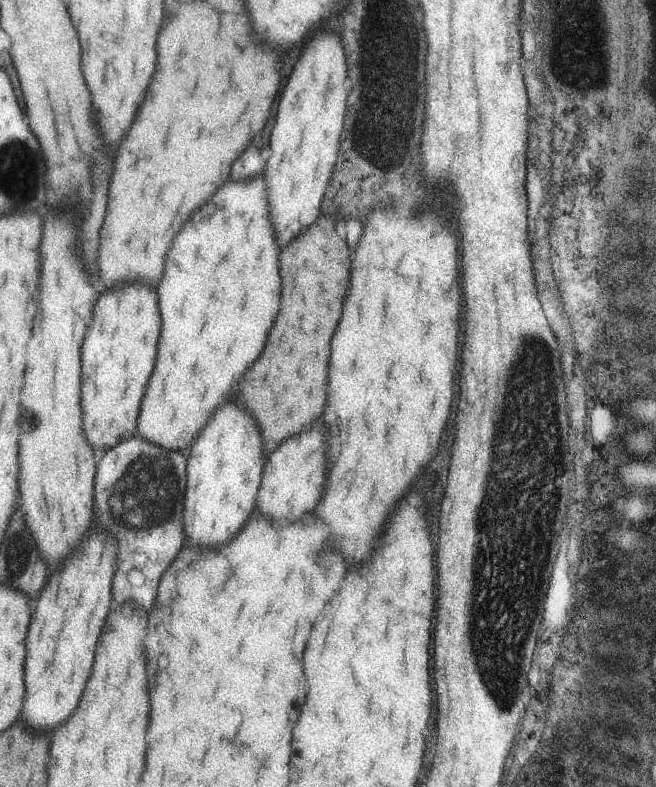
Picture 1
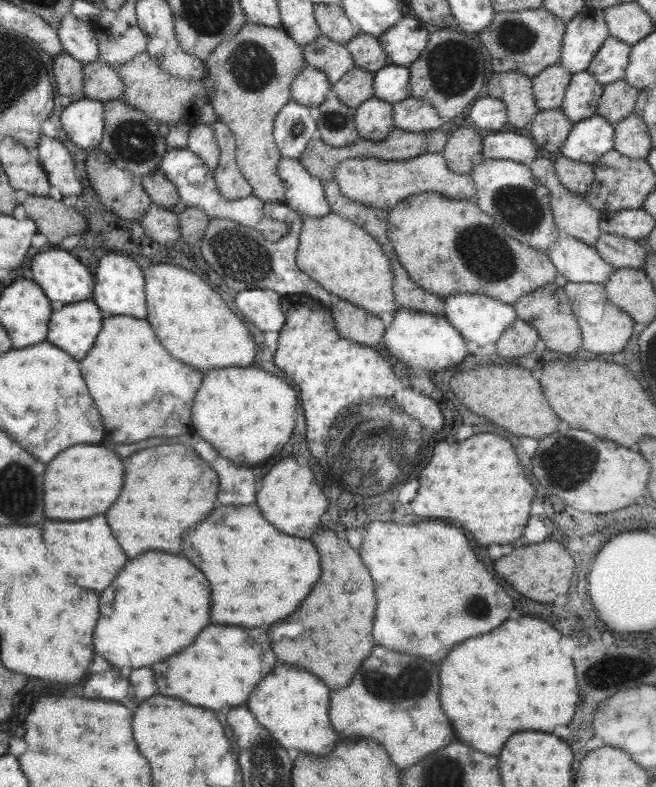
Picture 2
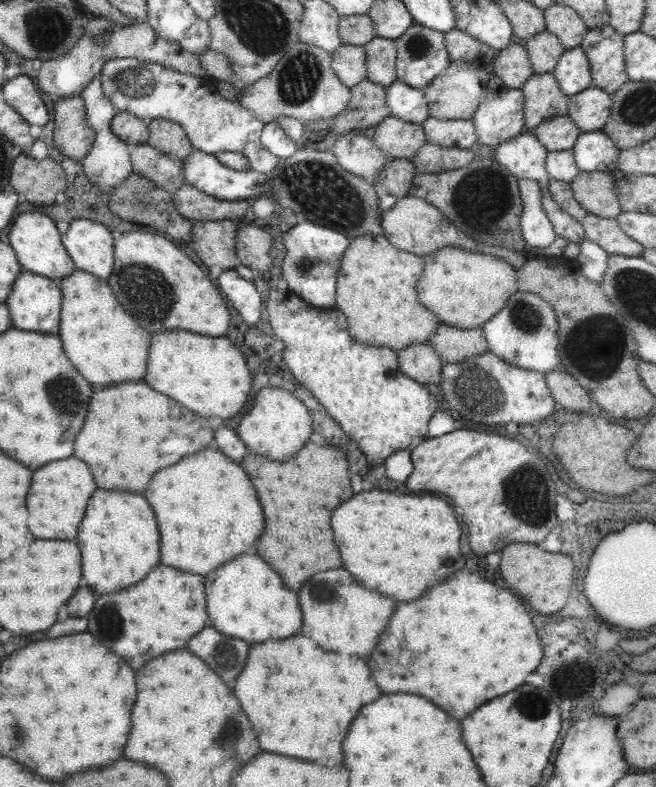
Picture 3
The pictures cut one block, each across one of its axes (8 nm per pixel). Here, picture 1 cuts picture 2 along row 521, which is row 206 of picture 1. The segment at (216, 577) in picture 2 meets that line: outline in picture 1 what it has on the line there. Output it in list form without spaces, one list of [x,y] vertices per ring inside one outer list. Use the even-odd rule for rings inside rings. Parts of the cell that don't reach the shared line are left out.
[[[261,170],[261,174],[247,178],[245,184],[243,182],[227,182],[223,184],[209,200],[203,208],[199,208],[197,212],[193,212],[193,216],[187,220],[187,224],[183,224],[183,230],[175,236],[171,248],[165,254],[165,270],[163,270],[163,278],[159,278],[159,284],[155,292],[157,292],[157,310],[159,310],[159,318],[161,318],[161,326],[159,329],[159,338],[157,339],[155,356],[155,368],[151,374],[151,380],[145,386],[145,396],[141,400],[139,412],[136,420],[136,434],[141,436],[145,442],[159,446],[163,450],[171,450],[171,452],[186,452],[191,442],[197,436],[207,418],[215,412],[215,408],[223,402],[229,400],[231,390],[237,382],[237,378],[249,368],[255,358],[259,356],[267,332],[275,320],[275,312],[279,308],[279,274],[277,274],[277,246],[273,244],[273,236],[271,236],[271,222],[269,222],[269,212],[267,212],[267,186],[265,186],[265,172]]]

